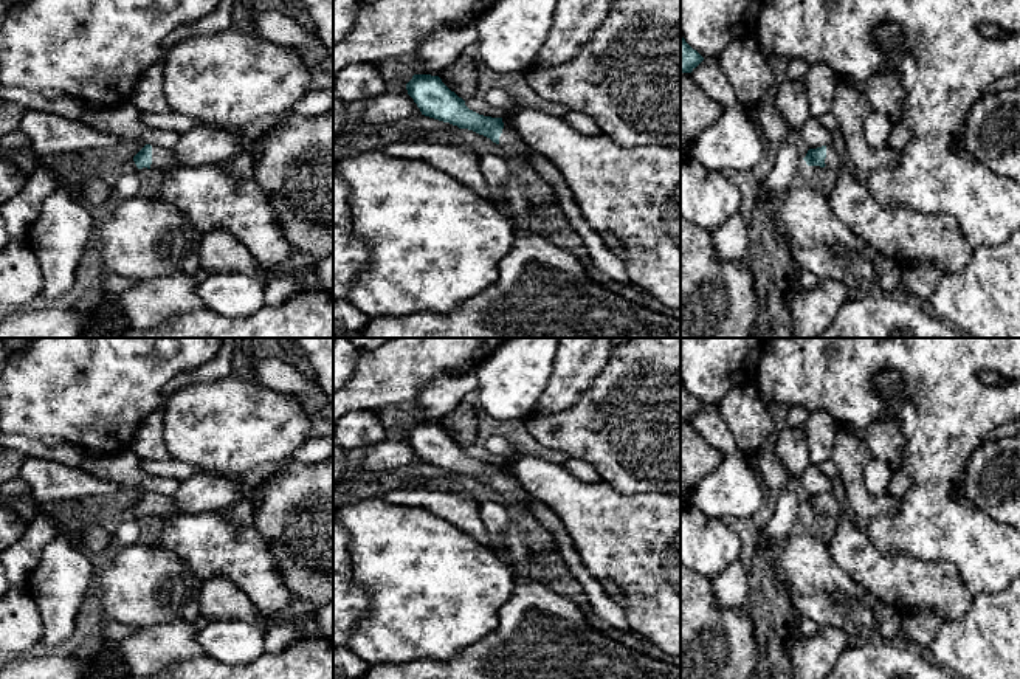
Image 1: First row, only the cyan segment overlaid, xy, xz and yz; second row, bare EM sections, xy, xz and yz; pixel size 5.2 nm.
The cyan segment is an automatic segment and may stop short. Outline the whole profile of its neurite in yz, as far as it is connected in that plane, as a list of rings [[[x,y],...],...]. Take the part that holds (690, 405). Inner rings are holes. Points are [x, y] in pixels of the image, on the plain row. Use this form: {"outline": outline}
{"outline": [[[681,378],[681,420],[691,420],[702,408],[704,405],[685,389]]]}

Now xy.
{"outline": [[[150,491],[133,508],[138,516],[152,515],[163,521],[153,544],[172,552],[200,578],[226,577],[259,611],[290,608],[295,594],[281,578],[270,541],[253,522],[236,522],[220,512],[184,513],[172,496]]]}

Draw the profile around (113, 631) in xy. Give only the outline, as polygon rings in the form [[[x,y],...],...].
[[[105,620],[101,623],[99,636],[101,640],[121,642],[122,639],[132,636],[136,629],[136,626]]]

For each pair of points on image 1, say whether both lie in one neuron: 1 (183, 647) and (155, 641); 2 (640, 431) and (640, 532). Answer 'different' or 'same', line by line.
1: same
2: different

